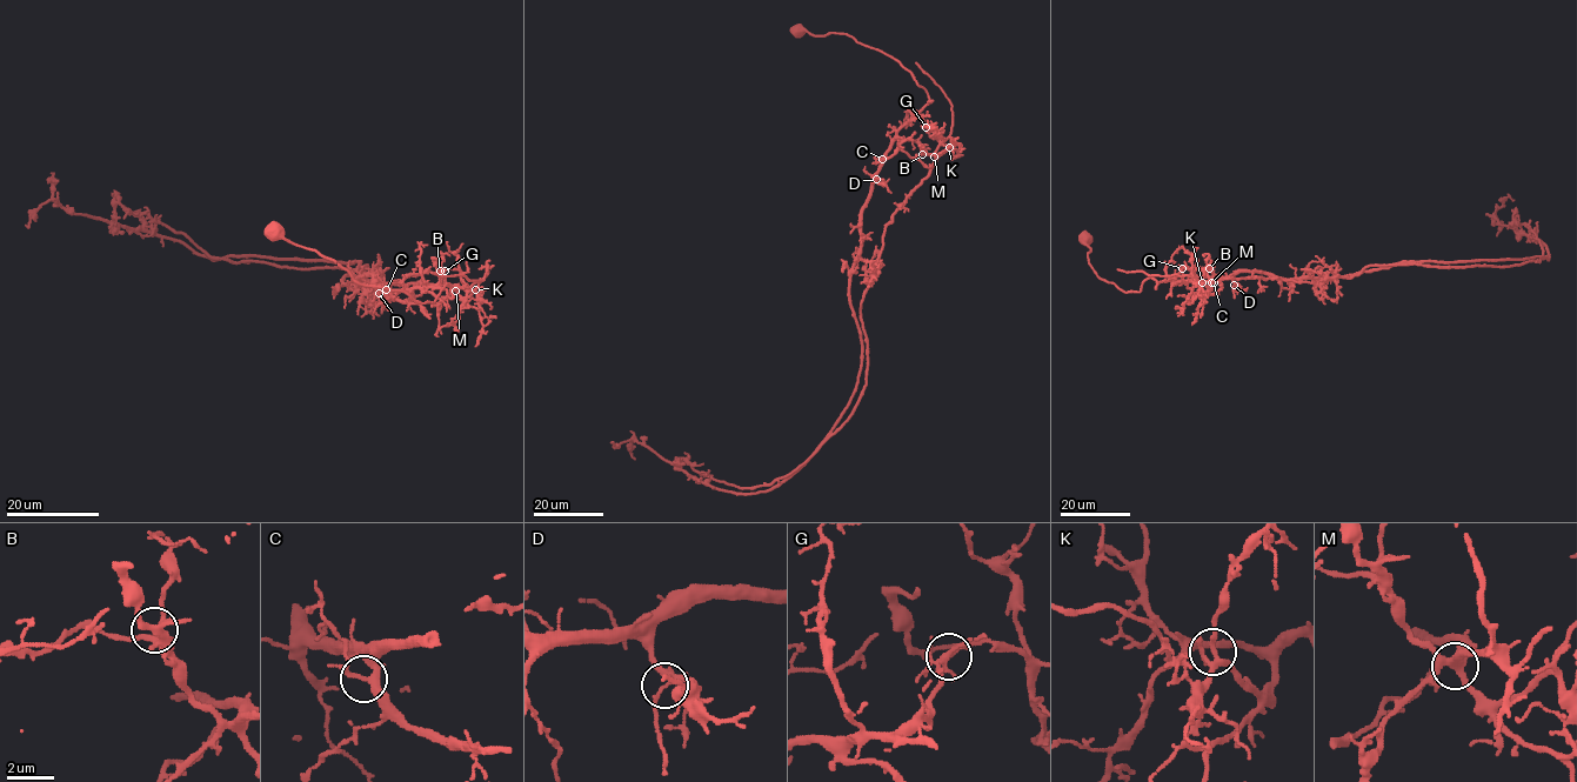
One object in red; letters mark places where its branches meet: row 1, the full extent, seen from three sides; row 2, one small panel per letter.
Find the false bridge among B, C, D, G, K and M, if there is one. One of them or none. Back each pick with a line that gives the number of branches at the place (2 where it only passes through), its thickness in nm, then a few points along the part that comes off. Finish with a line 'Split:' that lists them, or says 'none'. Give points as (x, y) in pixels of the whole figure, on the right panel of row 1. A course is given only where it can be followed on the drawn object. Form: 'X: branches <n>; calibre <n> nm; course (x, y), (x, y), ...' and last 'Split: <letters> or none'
G: branches 5; calibre 200 nm; course (1182, 268), (1207, 282), (1318, 285), (1370, 265), (1542, 259), (1539, 240), (1512, 218), (1517, 239)
Split: G

